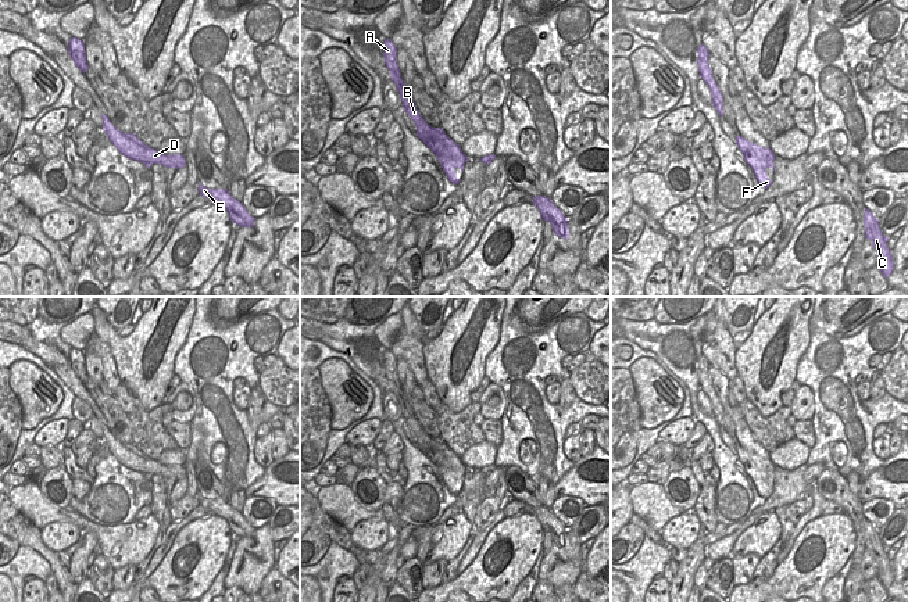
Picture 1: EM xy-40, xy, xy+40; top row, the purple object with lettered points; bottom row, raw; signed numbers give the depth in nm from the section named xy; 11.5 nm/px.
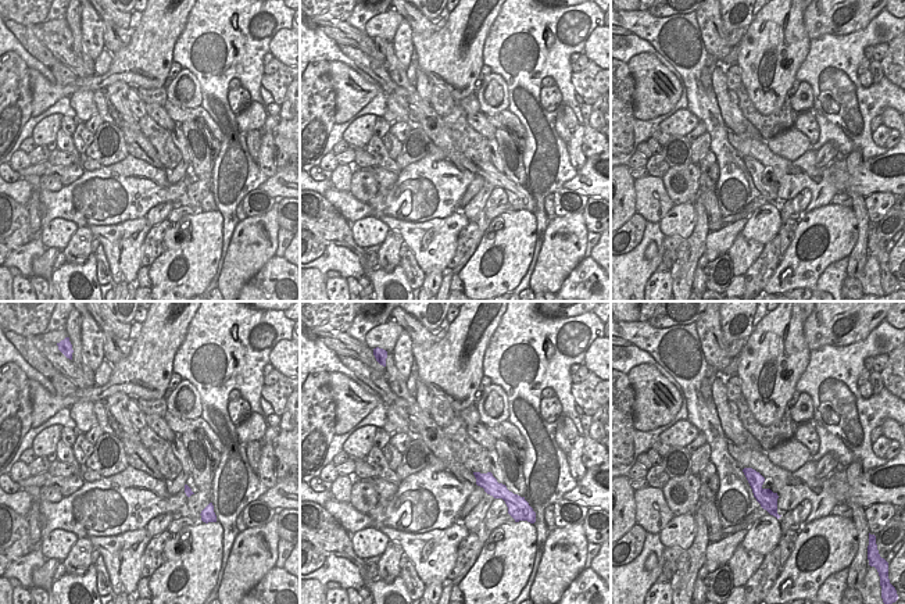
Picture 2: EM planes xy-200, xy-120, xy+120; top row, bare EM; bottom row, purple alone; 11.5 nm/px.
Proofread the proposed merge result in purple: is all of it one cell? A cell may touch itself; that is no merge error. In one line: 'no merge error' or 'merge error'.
merge error

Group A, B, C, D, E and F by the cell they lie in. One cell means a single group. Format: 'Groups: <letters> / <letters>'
Groups: A B C D E / F

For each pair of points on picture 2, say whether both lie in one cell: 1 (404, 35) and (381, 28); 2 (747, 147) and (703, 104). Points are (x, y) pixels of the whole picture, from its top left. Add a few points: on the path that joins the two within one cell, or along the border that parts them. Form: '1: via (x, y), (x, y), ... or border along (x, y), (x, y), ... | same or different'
1: border along (403, 18), (392, 40) | different
2: border along (728, 128), (728, 142), (741, 157) | different

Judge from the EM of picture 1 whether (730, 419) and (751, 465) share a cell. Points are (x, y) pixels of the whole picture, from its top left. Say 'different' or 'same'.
same

